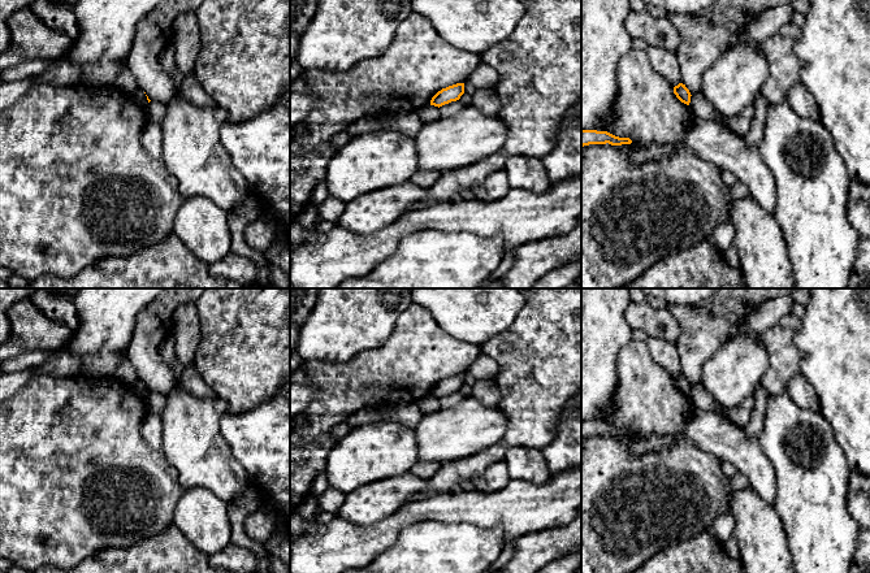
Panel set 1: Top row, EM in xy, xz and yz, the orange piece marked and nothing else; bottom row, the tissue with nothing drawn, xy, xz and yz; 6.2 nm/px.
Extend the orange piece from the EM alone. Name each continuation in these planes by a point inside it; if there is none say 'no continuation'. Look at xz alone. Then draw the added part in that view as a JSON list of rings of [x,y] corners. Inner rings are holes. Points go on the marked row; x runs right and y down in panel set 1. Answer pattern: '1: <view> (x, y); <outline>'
no continuation

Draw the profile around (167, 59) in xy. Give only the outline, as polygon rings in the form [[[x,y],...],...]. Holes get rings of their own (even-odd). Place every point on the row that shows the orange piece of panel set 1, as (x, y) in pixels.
[[[172,44],[166,45],[160,56],[159,61],[161,68],[166,71],[169,77],[172,77],[173,71],[177,69],[176,58],[174,58],[174,48]]]

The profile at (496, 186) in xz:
[[[505,170],[493,172],[484,182],[473,187],[473,199],[482,203],[493,203],[506,196],[510,190],[508,175]]]

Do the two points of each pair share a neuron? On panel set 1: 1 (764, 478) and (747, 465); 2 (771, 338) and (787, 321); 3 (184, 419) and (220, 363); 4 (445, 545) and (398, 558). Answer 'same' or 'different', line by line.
1: same
2: same
3: different
4: same

